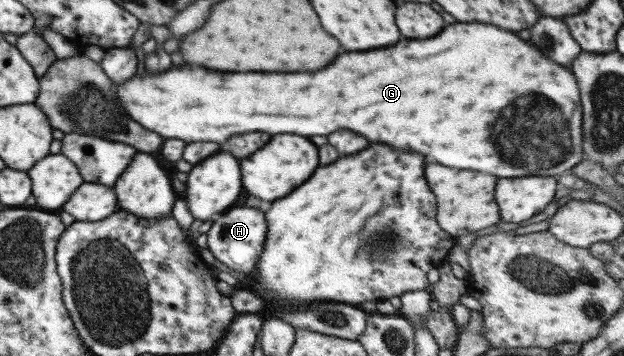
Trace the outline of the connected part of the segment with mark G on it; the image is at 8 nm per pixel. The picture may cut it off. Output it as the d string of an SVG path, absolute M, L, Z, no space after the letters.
M454 22L446 28L440 30L440 34L426 38L426 40L398 40L394 46L390 48L382 48L382 50L368 50L368 52L342 52L340 56L336 56L336 60L332 64L328 64L328 68L316 70L314 74L310 72L298 72L298 74L258 74L258 72L214 72L214 70L206 70L200 66L178 66L178 68L168 68L160 74L134 74L132 78L128 78L122 84L114 84L116 96L122 104L122 108L126 110L126 114L138 122L142 128L156 132L162 138L178 138L182 142L224 142L234 134L242 134L242 132L268 132L268 134L298 134L298 136L326 136L334 130L352 130L364 138L368 138L368 142L382 142L388 144L390 148L396 150L412 150L424 156L426 164L428 162L438 162L442 166L448 168L458 168L458 170L476 170L476 172L486 172L486 174L494 174L498 178L514 178L514 176L532 176L538 177L556 177L561 173L569 172L575 165L583 160L582 152L582 134L580 134L580 124L582 121L582 106L580 106L580 94L578 94L578 86L576 86L576 78L574 74L564 68L564 66L556 66L556 62L552 62L548 56L544 56L542 52L538 54L538 48L534 48L532 44L520 40L514 32L508 30L498 30L496 26L488 26L488 24L478 24L478 22Z

